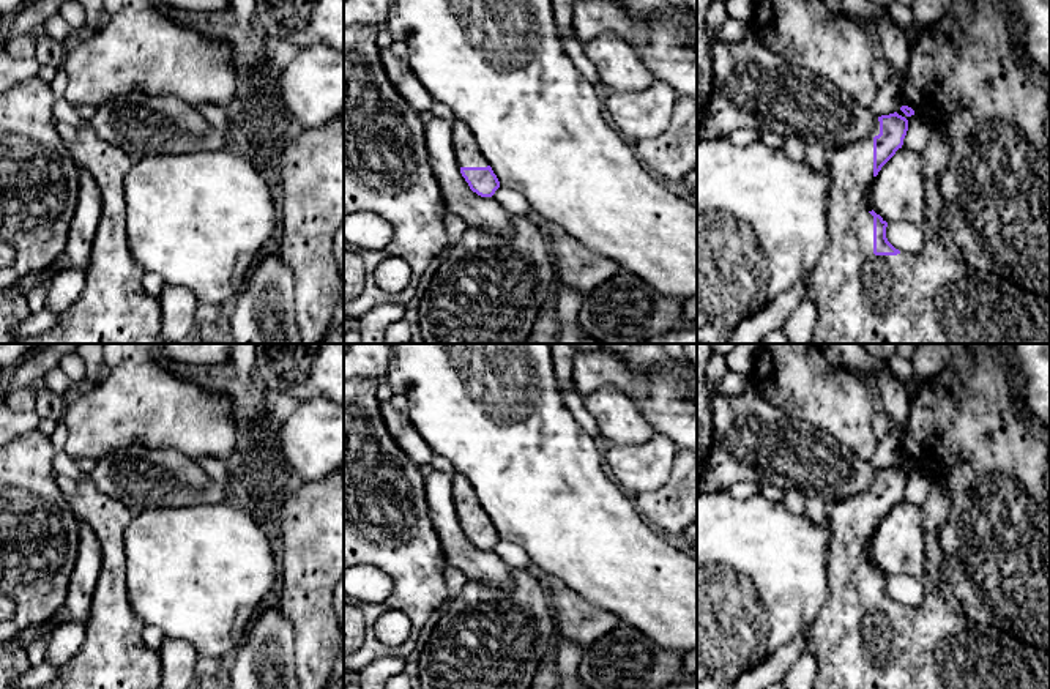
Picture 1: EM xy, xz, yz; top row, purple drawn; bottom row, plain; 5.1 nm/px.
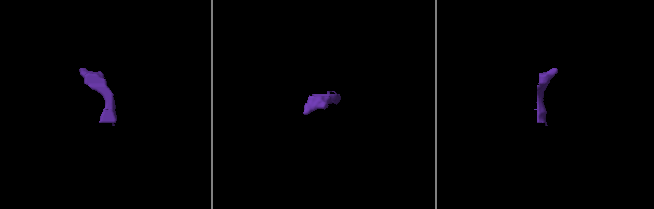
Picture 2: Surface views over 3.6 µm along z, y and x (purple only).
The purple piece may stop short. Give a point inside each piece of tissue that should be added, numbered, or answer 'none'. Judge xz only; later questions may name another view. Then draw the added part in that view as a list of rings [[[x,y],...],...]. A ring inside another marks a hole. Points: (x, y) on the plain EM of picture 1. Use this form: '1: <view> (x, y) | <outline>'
1: xz (467, 505) | [[[460,473],[452,475],[452,500],[459,520],[489,519],[471,482]]]

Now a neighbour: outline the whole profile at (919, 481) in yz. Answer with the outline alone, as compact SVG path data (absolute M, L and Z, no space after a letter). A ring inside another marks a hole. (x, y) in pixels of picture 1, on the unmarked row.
M921 467L911 468L902 501L907 501L922 509L932 484L933 484L933 476L930 475L930 471Z

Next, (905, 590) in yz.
M888 575L888 594L902 605L916 607L924 602L922 580L911 575Z

